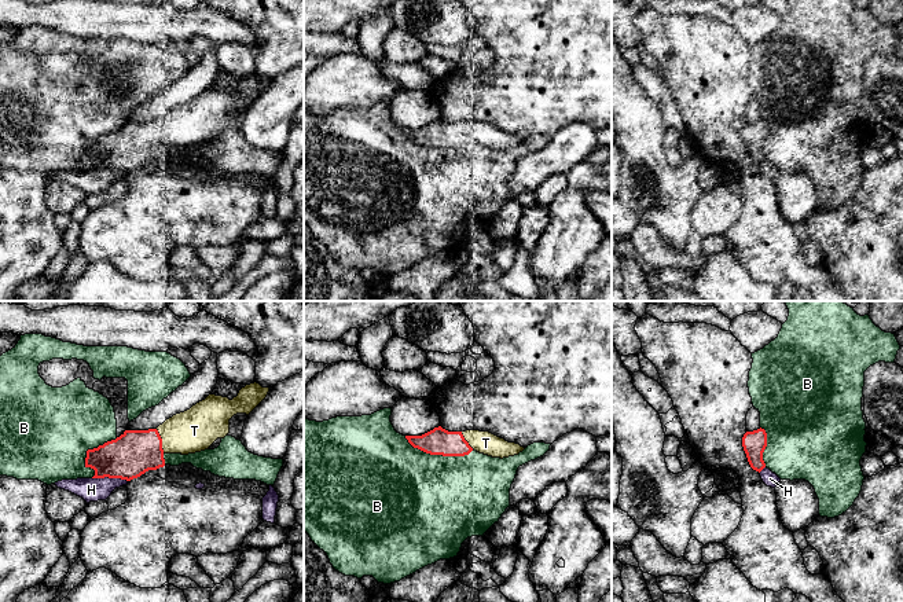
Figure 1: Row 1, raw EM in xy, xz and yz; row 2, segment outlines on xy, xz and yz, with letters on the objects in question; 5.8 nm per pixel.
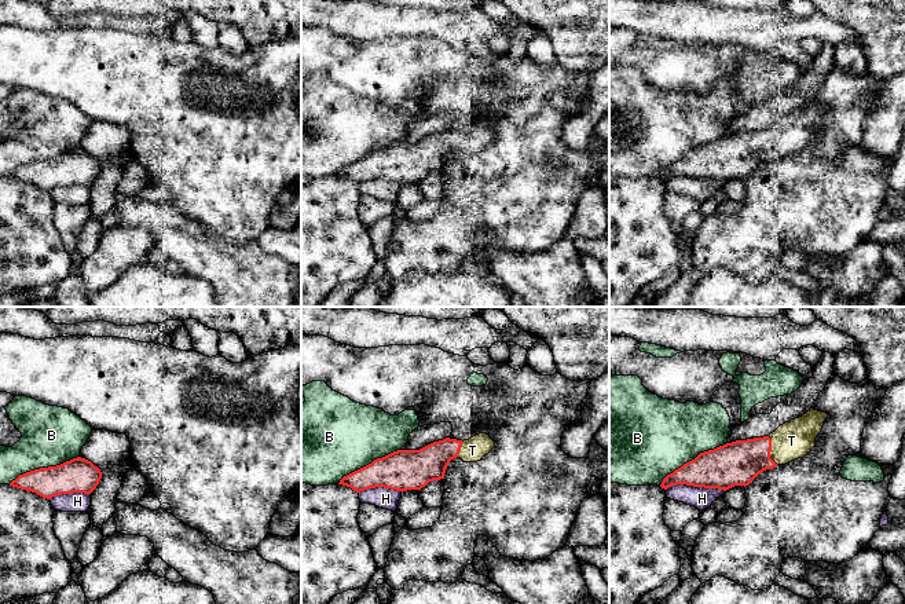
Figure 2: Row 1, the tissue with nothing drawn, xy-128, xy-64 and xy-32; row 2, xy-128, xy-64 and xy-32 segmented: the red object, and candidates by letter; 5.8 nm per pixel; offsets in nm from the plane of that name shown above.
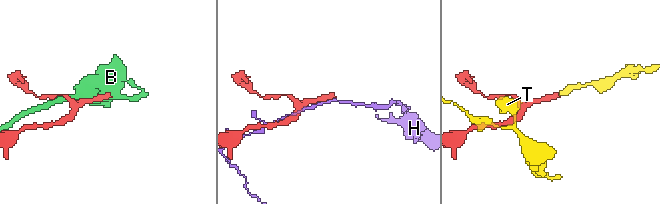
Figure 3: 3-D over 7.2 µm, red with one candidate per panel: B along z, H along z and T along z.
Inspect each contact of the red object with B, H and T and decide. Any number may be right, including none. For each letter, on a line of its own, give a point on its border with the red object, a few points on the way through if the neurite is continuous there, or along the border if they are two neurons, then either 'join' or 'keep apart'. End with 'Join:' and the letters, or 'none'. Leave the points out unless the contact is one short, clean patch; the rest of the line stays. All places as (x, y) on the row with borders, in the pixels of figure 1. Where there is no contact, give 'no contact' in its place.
B: xz (439, 454) | keep apart
H: xy (110, 477) | keep apart
T: xy (161, 441) | join
Join: T

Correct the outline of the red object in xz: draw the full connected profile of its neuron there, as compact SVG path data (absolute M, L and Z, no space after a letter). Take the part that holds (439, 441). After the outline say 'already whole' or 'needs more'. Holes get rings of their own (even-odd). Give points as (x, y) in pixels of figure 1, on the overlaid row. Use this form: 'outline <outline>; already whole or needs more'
outline M441 426L422 436L405 436L405 438L414 448L443 456L465 456L474 449L480 454L503 459L518 455L525 449L520 444L509 443L489 432L448 432Z; needs more

